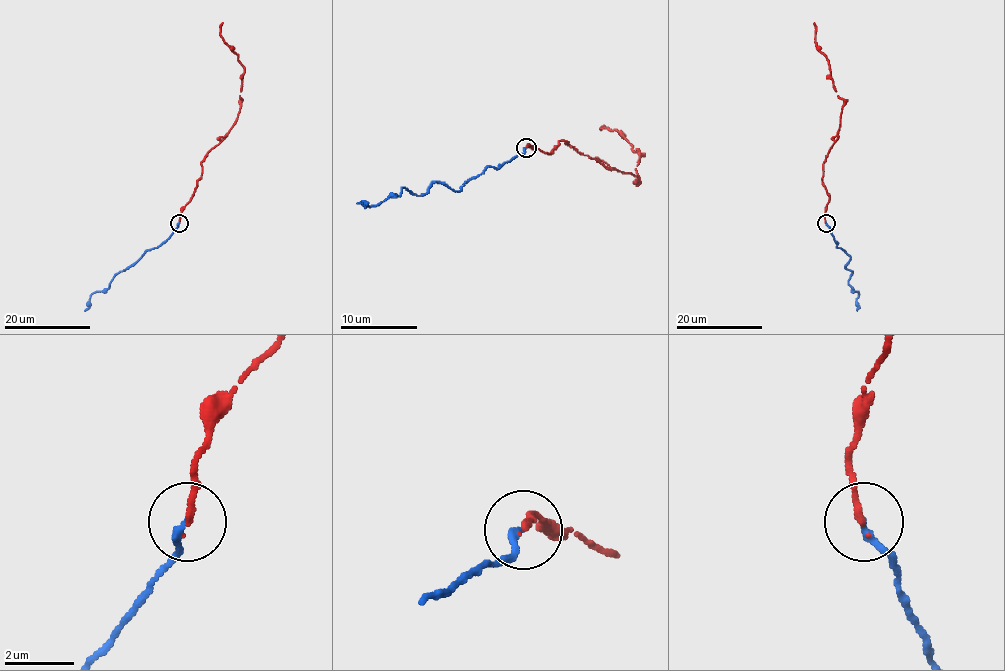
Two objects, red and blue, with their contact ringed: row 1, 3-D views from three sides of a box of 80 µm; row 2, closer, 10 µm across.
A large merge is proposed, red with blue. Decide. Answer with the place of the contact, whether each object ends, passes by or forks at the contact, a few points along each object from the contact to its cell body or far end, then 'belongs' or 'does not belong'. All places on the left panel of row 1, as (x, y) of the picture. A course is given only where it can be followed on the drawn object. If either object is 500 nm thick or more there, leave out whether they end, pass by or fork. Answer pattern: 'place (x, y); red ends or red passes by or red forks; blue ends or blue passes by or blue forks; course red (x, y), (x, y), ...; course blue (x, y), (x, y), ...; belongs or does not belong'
place (179, 223); red ends; blue ends; course red (179, 222), (181, 209), (200, 177), (205, 156), (229, 130), (241, 101), (244, 69), (220, 33), (223, 23); course blue (179, 222), (159, 246), (147, 250), (118, 273), (107, 289), (93, 293), (85, 310); belongs

